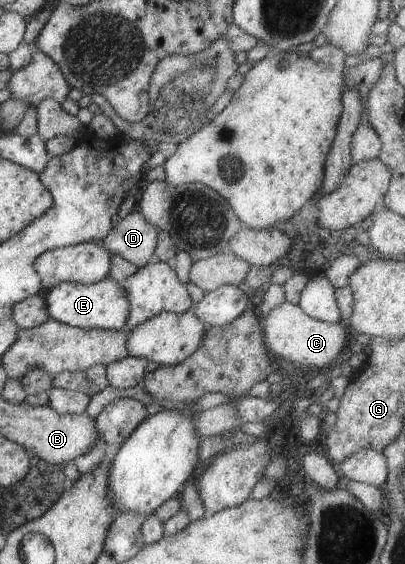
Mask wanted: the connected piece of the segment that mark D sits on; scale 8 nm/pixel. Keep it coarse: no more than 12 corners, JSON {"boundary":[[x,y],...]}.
{"boundary":[[137,208],[110,228],[103,247],[137,268],[155,260],[158,229]]}

